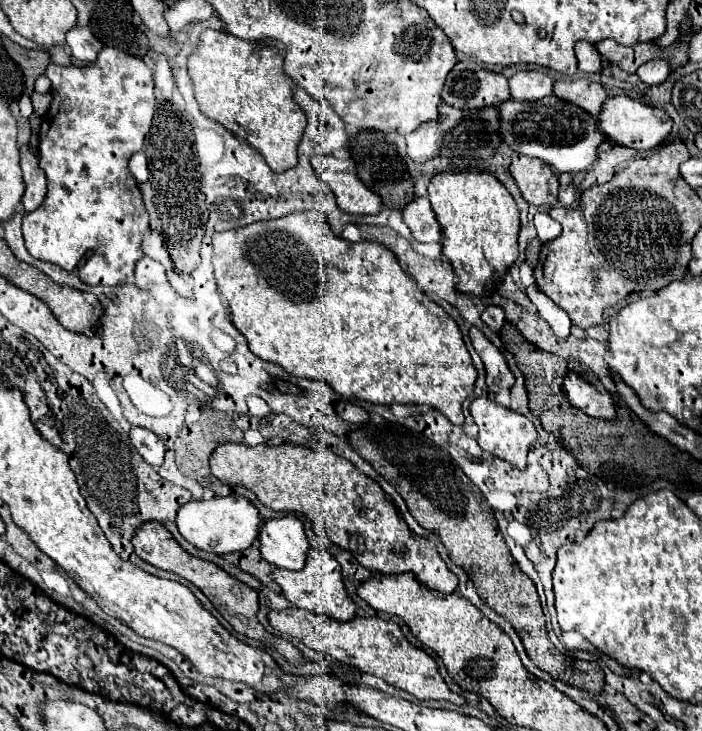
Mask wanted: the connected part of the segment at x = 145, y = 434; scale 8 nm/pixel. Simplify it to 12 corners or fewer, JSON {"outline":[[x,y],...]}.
{"outline":[[130,427],[130,441],[146,463],[162,465],[166,449],[144,427]]}

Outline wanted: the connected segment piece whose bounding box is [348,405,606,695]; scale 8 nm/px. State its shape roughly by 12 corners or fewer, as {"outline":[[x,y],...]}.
{"outline":[[370,411],[350,445],[438,535],[528,657],[600,695],[548,639],[532,579],[448,451]]}

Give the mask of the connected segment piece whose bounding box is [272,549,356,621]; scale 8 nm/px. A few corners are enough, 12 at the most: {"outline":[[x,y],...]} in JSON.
{"outline":[[310,549],[300,571],[272,569],[284,597],[300,609],[350,621],[338,561]]}

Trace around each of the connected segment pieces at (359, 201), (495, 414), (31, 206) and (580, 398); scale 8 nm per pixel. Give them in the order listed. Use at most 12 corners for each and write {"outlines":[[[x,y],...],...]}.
{"outlines":[[[310,159],[344,213],[374,215],[382,201],[356,175],[354,161]],[[486,397],[470,403],[478,445],[526,467],[538,439],[524,415]],[[22,147],[22,205],[38,209],[46,177],[34,151]],[[569,370],[564,377],[568,401],[590,417],[616,419],[610,393],[596,391]]]}

